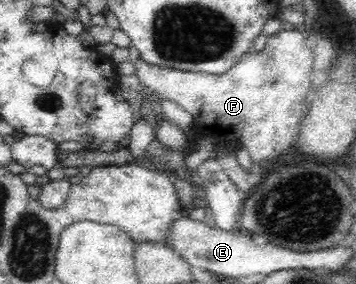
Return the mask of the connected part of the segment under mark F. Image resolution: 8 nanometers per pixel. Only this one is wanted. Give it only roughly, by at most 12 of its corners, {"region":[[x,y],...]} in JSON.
{"region":[[294,27],[222,75],[135,63],[191,115],[183,150],[135,162],[175,172],[195,143],[251,162],[294,143],[314,54]]}

